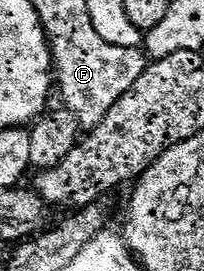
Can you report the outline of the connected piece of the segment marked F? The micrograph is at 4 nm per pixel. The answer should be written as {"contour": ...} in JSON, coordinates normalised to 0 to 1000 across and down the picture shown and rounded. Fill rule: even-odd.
{"contour":[[[490,140],[446,192],[328,192],[309,221],[260,221],[260,280],[289,292],[289,339],[309,351],[324,410],[353,413],[392,476],[466,472],[554,406],[554,391],[632,332],[632,303],[672,303],[721,251],[725,210],[681,177],[554,170]]]}

